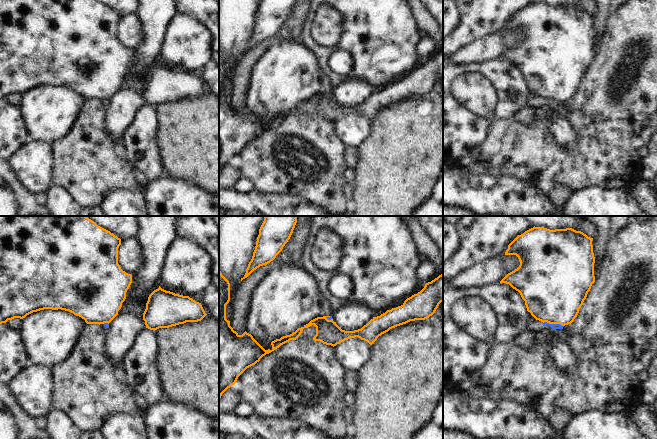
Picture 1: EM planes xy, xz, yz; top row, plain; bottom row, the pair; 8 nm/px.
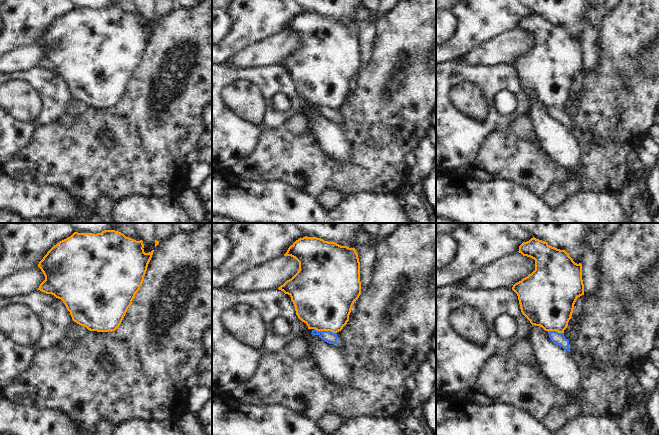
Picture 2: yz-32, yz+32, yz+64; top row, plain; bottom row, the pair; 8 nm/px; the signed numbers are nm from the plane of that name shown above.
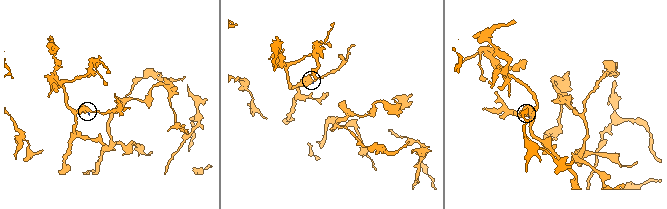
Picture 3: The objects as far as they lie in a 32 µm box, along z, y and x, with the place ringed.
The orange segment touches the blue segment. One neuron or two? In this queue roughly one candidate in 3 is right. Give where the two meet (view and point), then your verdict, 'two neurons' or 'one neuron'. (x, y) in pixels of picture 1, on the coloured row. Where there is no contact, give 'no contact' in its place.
contact yz (553, 323); two neurons

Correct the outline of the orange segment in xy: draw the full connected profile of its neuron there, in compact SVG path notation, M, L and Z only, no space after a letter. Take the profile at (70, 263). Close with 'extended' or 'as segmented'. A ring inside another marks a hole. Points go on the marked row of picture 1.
M0 216L0 324L14 318L23 319L44 309L69 311L84 319L87 324L109 324L118 315L132 283L132 275L123 271L118 264L120 245L120 238L98 226L87 216Z; as segmented

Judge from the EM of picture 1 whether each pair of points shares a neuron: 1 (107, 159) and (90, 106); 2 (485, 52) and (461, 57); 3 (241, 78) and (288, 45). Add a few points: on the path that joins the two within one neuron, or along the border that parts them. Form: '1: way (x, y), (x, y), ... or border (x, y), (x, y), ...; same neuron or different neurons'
1: way (94, 146), (91, 143), (91, 119); same neuron
2: way (479, 52), (467, 54); same neuron
3: border (264, 51), (251, 70), (249, 87), (246, 94); different neurons

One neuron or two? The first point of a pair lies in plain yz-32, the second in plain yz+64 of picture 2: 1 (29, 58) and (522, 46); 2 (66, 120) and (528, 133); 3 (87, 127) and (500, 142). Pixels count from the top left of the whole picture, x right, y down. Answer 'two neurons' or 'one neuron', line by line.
1: one neuron
2: one neuron
3: one neuron

